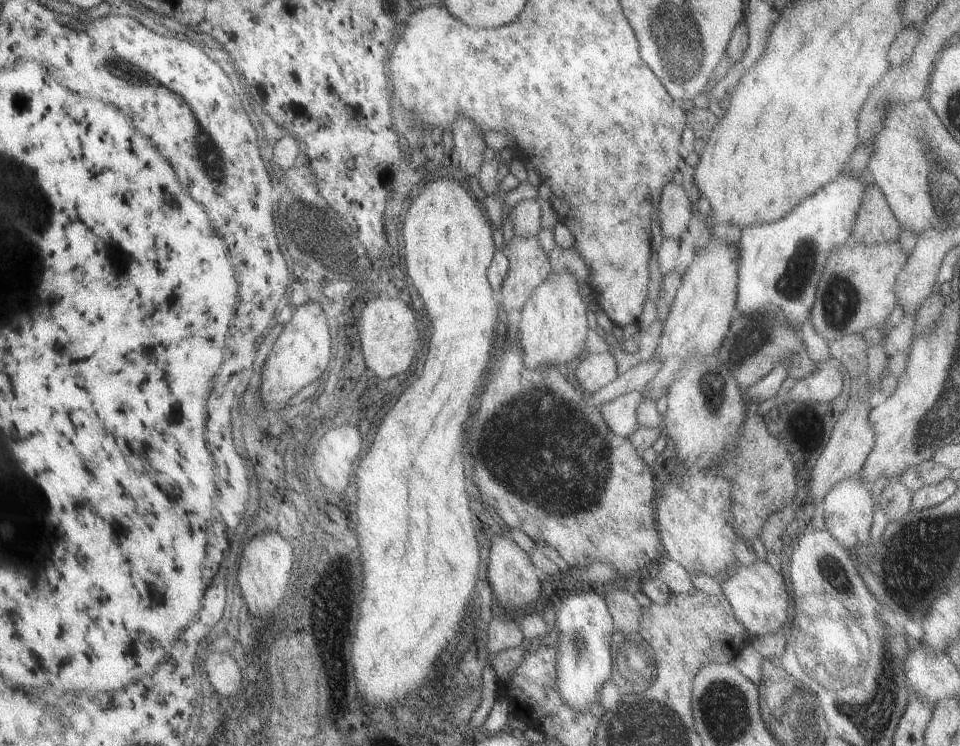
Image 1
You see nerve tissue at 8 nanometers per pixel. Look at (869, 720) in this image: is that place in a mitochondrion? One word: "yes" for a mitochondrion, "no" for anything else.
yes

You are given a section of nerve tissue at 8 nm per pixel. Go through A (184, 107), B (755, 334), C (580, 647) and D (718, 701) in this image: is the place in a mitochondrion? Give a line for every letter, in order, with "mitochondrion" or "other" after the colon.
A: other
B: mitochondrion
C: mitochondrion
D: mitochondrion

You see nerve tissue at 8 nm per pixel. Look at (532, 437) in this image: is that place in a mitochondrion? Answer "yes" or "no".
yes

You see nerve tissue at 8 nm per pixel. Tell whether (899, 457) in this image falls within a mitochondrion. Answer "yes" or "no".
no

